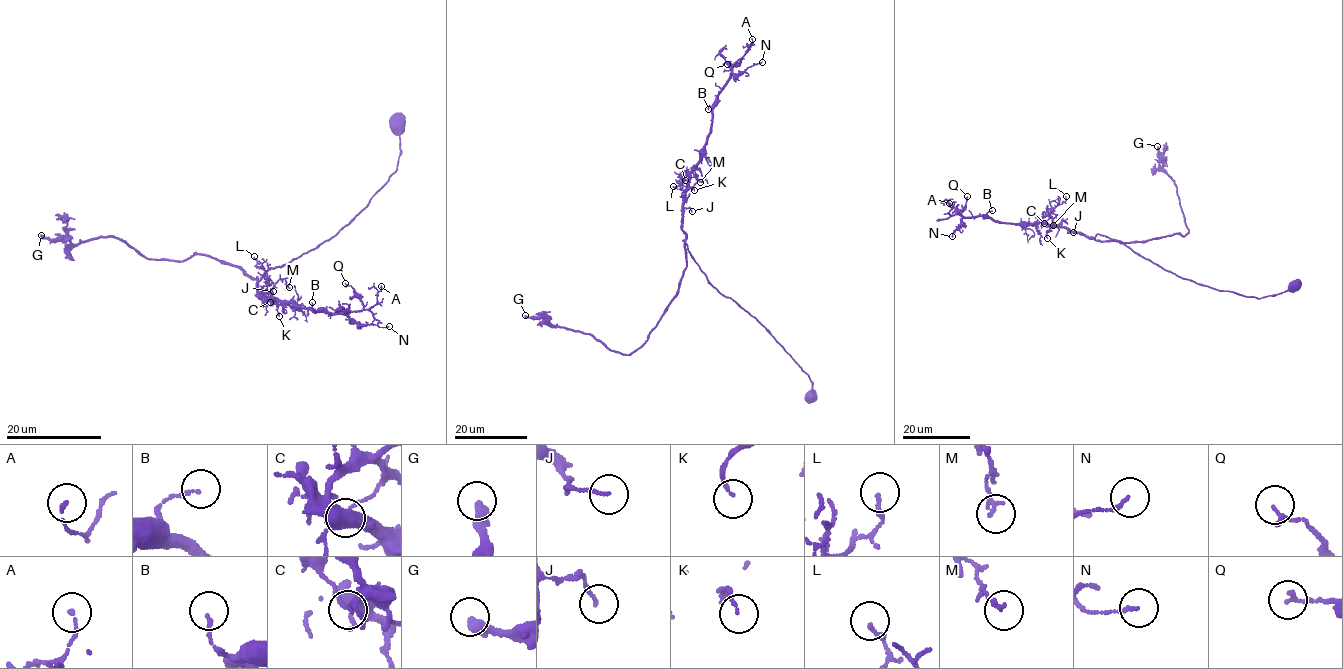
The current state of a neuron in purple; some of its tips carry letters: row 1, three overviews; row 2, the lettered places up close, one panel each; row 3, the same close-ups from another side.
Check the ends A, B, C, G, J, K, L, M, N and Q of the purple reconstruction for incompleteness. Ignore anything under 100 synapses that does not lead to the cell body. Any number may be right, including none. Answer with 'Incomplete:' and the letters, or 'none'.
Incomplete: none

